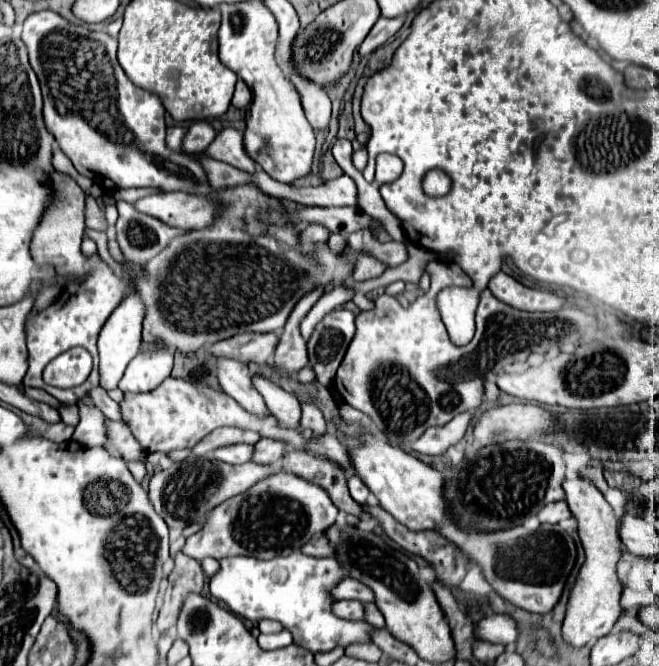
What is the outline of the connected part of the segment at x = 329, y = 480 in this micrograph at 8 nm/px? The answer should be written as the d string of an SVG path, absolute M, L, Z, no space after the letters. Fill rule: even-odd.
M287 450L283 456L283 470L323 486L339 510L353 514L359 520L373 520L373 516L365 514L365 508L351 498L347 487L347 472L341 464L335 464L329 458L313 456L305 450Z

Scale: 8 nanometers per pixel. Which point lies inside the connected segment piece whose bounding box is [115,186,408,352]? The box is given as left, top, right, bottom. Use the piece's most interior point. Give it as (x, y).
(202, 286)

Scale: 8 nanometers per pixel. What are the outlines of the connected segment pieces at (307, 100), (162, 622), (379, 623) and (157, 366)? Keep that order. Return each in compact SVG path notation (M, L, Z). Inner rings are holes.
M293 74L293 84L301 92L303 110L305 110L307 120L311 122L311 126L315 130L327 130L329 128L329 120L331 120L331 100L325 94L325 90L321 90L319 86L315 86L311 82L295 80L295 74Z
M177 552L175 556L175 568L169 574L165 590L165 600L159 610L159 632L167 634L177 624L177 612L181 612L181 606L187 598L187 594L203 594L205 586L205 572L201 564L183 552Z
M367 602L367 604L363 604L365 606L365 620L371 624L371 626L375 626L375 628L385 628L385 618L383 618L383 614L377 610L377 606L373 604L373 602Z
M161 350L155 354L139 354L125 370L119 388L123 392L149 392L155 390L173 368L173 352Z

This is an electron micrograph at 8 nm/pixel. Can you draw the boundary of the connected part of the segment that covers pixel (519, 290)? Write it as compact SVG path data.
M499 272L491 278L489 290L497 300L525 312L557 312L563 308L565 302L561 296L553 292L527 288L513 280L511 276L507 276L505 272Z

